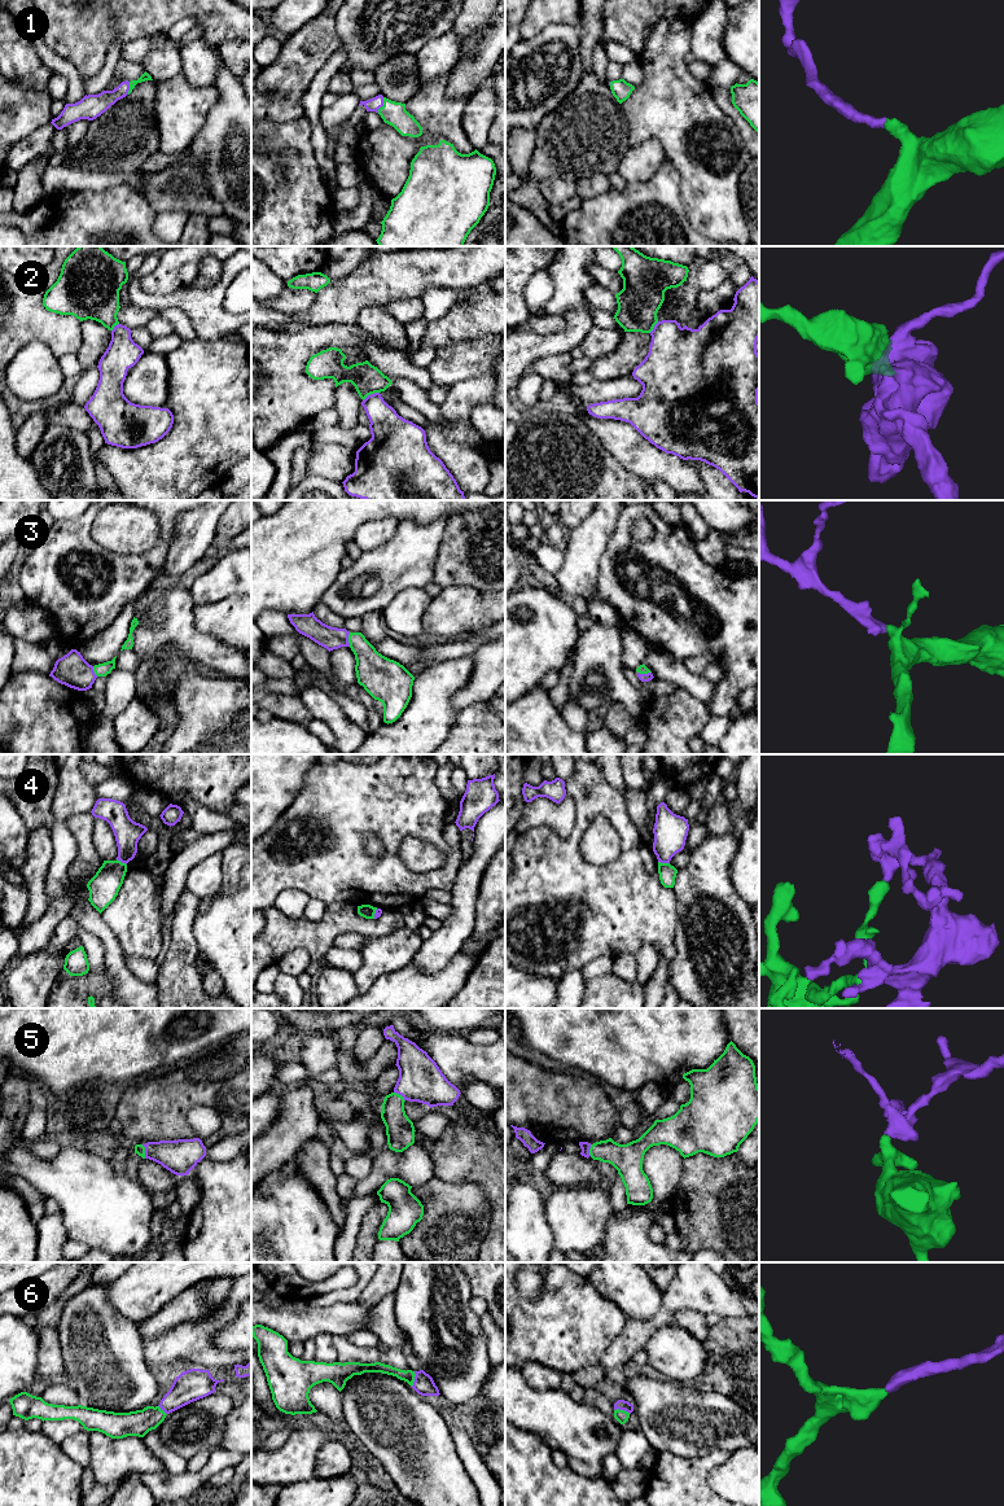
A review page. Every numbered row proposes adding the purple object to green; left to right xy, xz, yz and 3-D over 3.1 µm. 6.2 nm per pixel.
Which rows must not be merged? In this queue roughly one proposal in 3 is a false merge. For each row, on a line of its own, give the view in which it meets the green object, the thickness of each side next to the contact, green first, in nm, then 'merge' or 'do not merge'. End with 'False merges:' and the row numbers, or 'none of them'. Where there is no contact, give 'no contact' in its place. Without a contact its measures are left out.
1: contact in xz; calibres 150 and 80 nm; merge
2: contact in xz; calibres 190 and 220 nm; do not merge
3: contact in xz; calibres 220 and 140 nm; merge
4: contact in yz; calibres 110 and 220 nm; do not merge
5: contact in xy; calibres 60 and 220 nm; merge
6: contact in yz; calibres 80 and 60 nm; merge
False merges: 2, 4

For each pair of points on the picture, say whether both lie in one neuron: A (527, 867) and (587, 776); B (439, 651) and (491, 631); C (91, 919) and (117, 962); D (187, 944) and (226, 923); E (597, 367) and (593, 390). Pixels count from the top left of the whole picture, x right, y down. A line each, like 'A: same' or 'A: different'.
A: same
B: same
C: same
D: different
E: different

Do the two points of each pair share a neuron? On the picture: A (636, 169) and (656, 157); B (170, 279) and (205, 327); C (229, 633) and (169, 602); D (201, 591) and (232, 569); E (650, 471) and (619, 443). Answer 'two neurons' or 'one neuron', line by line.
A: one neuron
B: two neurons
C: two neurons
D: one neuron
E: one neuron

